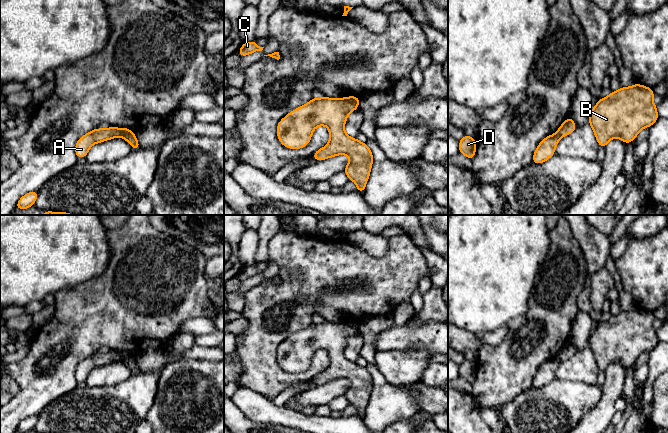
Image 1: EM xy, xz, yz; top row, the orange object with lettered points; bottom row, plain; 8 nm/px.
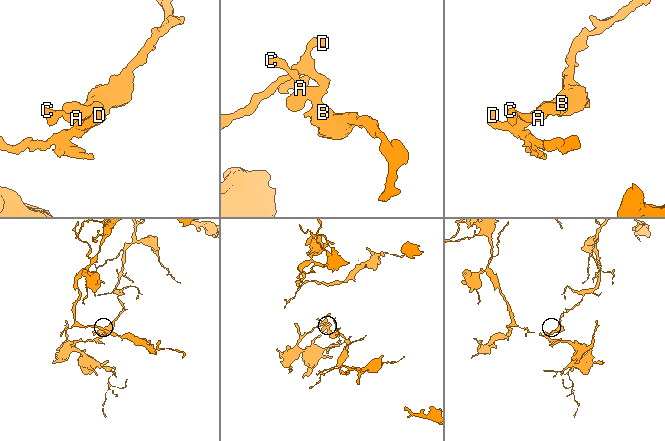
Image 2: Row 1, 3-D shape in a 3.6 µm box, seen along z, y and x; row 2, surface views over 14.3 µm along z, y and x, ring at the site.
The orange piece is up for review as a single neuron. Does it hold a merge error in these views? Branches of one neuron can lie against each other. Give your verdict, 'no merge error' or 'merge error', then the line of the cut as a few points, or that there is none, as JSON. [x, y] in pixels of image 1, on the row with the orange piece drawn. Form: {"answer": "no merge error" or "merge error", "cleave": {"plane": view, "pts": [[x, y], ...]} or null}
{"answer": "merge error", "cleave": {"plane": "xz", "pts": [[346, 98], [357, 103]]}}

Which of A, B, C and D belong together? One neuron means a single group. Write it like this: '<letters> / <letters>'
A B C / D

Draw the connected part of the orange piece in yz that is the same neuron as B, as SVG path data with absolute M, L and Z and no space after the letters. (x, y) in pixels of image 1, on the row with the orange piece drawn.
M636 83L631 87L621 87L607 97L598 100L589 113L589 123L601 148L613 138L620 138L628 144L635 140L638 133L645 127L651 127L658 119L656 105L653 103L652 88Z

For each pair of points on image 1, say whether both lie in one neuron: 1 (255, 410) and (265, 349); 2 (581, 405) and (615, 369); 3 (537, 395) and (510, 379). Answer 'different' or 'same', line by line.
1: different
2: different
3: different

